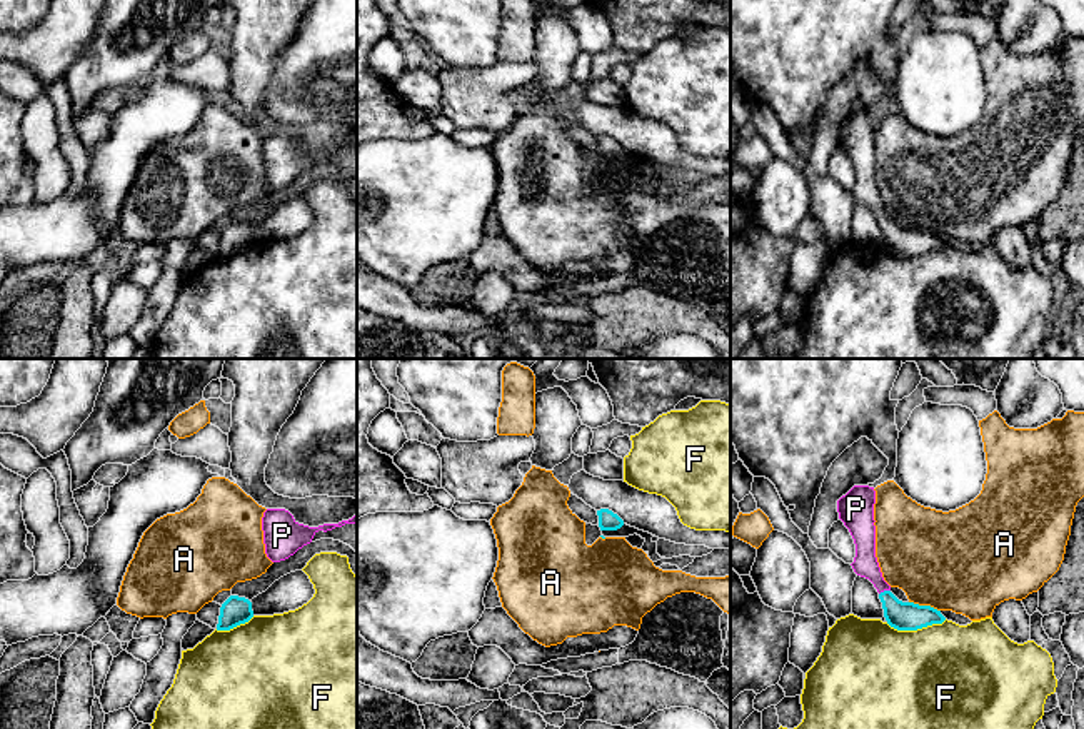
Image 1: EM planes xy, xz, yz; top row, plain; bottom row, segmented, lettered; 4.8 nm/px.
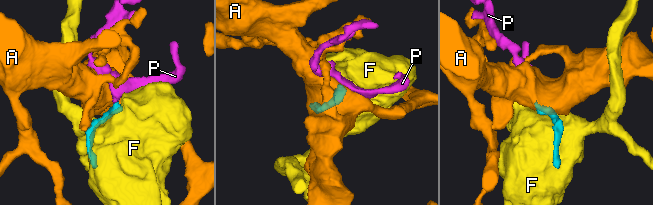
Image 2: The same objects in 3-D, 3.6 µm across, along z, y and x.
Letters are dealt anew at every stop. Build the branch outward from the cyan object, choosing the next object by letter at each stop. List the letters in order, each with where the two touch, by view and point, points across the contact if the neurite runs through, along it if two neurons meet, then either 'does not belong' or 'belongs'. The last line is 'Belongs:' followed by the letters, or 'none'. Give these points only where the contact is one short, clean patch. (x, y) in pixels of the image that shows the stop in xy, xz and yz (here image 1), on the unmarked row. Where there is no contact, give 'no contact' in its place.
A: yz (924, 232) | along yz (909, 227), (919, 232), (933, 232), (939, 237) | does not belong
F: yz (916, 256) | does not belong
P: yz (884, 217) | across yz (904, 242), (888, 226), (884, 217), (864, 191) | belongs
Belongs: P

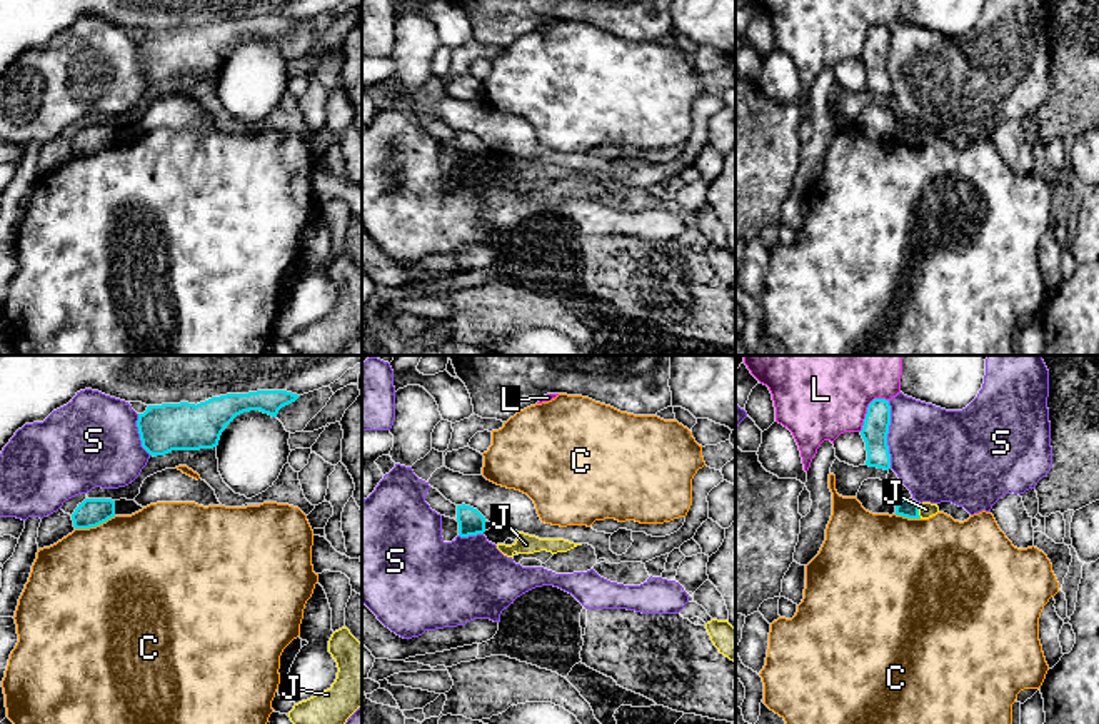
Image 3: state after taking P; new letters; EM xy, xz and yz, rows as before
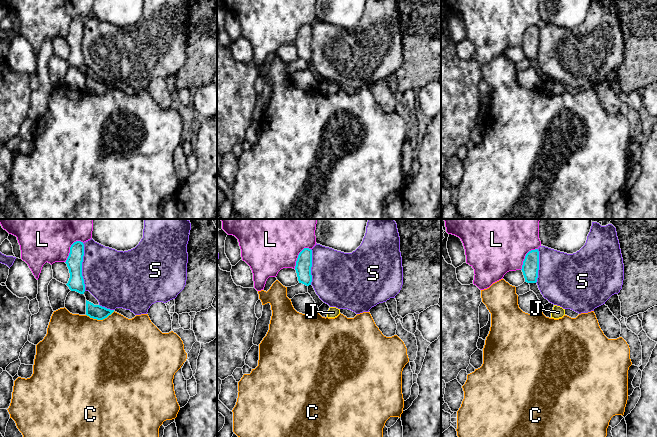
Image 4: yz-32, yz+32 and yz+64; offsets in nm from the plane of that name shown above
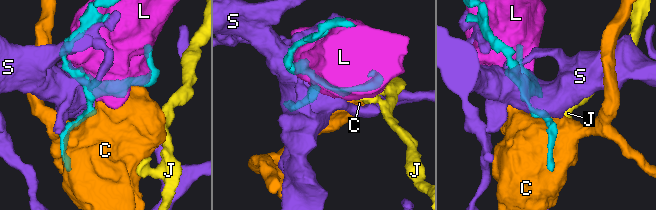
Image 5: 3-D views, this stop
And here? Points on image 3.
C: xy (95, 152) | does not belong
J: yz (918, 139) | along yz (918, 132), (921, 144) | does not belong
L: yz (868, 35) | does not belong
S: yz (888, 59) | does not belong
Belongs: none

